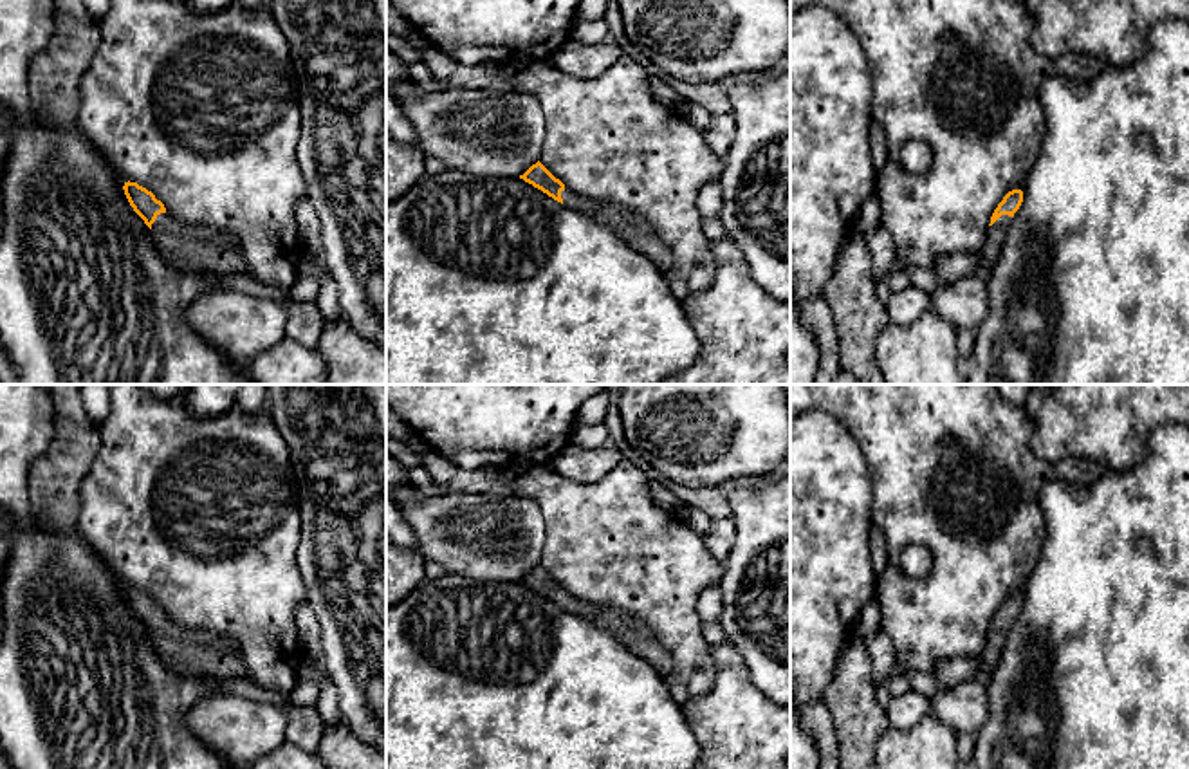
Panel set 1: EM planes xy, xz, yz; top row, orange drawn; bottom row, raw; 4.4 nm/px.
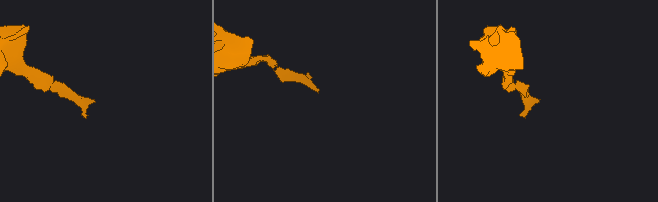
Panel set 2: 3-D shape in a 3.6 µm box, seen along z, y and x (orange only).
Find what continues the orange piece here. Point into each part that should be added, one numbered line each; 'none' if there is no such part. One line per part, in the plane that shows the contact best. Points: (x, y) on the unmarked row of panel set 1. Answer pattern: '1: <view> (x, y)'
1: xy (190, 650)

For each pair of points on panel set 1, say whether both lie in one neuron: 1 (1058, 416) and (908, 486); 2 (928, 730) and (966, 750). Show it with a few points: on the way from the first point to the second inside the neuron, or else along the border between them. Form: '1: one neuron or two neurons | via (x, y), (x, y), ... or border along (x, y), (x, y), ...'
1: two neurons | border along (1020, 407), (1032, 426), (1032, 448), (1045, 461)
2: two neurons | border along (957, 733), (958, 750)

